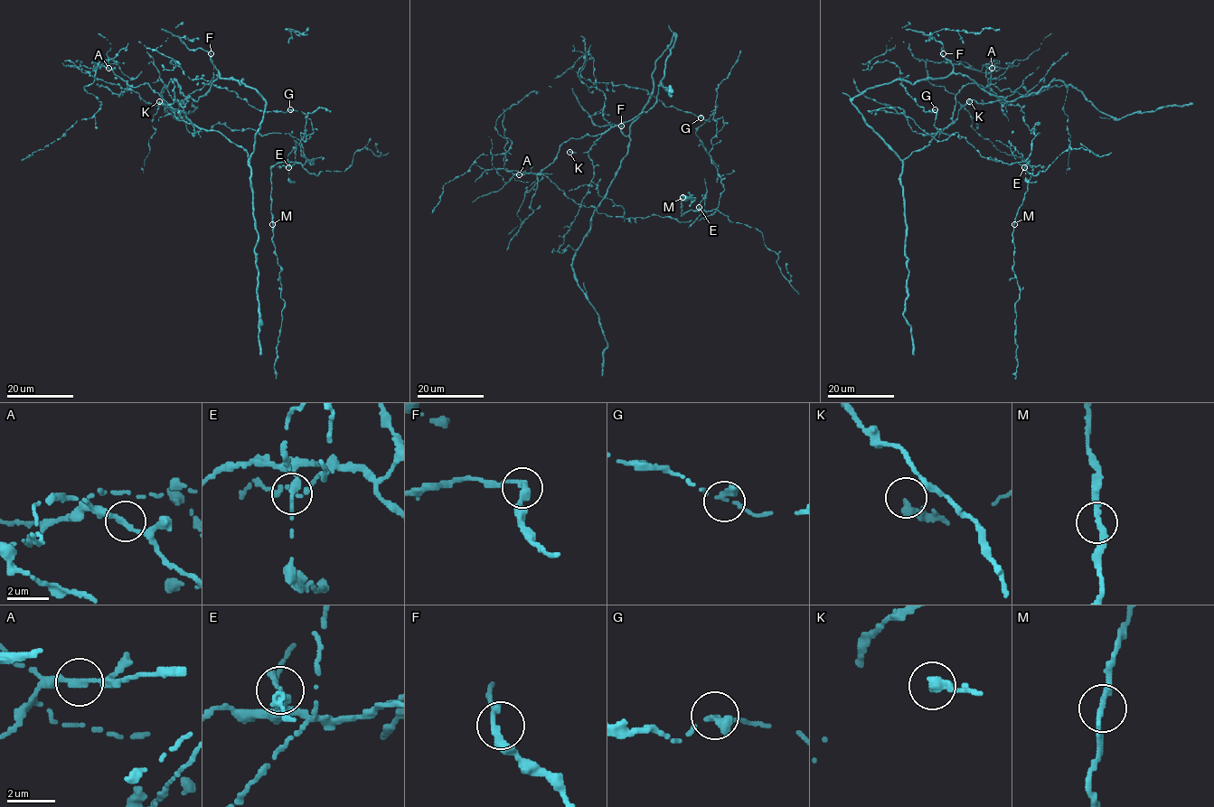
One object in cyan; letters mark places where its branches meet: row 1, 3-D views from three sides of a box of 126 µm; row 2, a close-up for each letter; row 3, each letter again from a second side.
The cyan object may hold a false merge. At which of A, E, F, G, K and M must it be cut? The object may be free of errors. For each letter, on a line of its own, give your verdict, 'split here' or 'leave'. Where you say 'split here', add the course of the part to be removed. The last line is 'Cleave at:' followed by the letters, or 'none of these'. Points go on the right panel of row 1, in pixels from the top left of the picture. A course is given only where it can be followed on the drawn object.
A: leave
E: split here | (1024, 166), (1022, 154), (1016, 149), (1012, 154), (1019, 164), (1045, 166)
F: leave
G: leave
K: leave
M: leave
Cleave at: E

